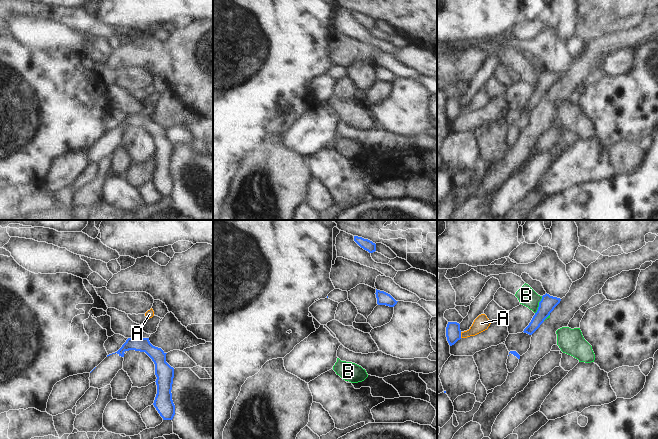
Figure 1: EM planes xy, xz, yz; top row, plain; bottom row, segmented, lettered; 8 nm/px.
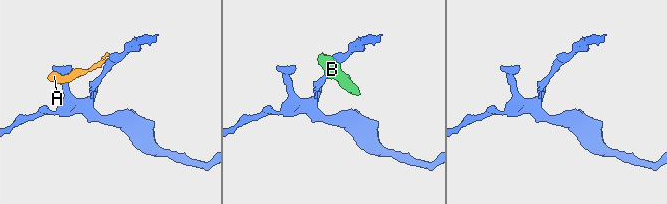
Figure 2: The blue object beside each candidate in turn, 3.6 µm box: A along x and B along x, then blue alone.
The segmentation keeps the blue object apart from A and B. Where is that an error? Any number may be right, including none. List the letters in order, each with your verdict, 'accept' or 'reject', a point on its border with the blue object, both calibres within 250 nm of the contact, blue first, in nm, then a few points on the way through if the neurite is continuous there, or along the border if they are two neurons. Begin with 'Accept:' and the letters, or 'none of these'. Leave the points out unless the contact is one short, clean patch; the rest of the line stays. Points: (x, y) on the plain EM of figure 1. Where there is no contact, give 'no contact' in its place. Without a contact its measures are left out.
Accept: none of these
A: reject | yz (460, 111) | 130/120 nm | along yz (460, 108), (461, 113)
B: reject | yz (539, 81) | 130/150 nm | along yz (542, 72), (535, 89)

